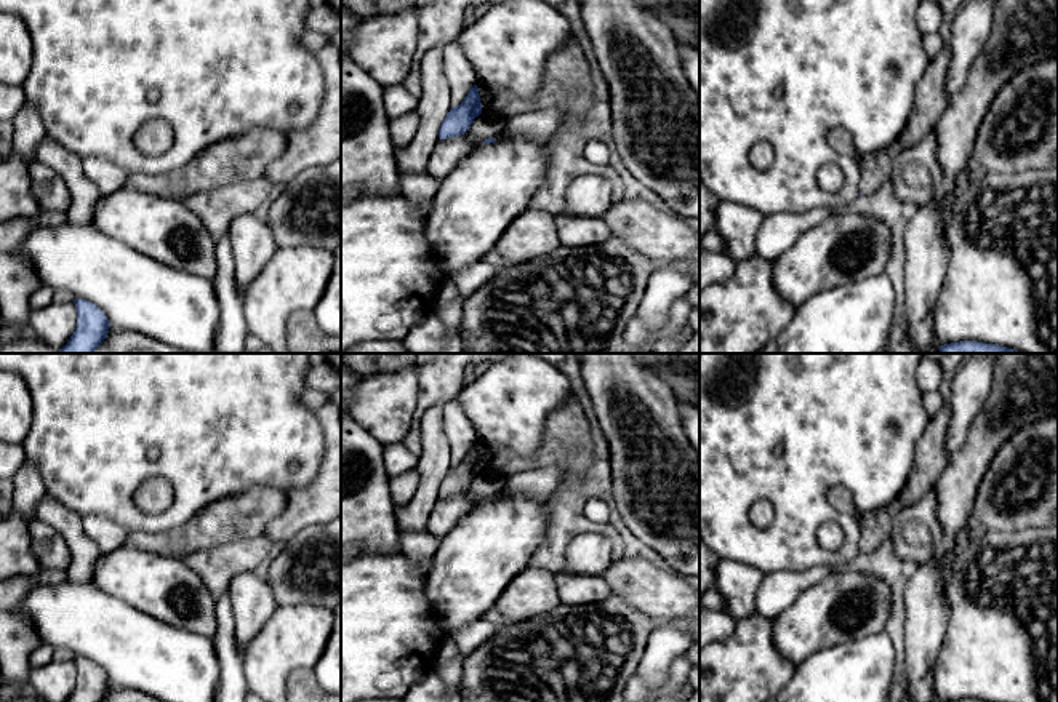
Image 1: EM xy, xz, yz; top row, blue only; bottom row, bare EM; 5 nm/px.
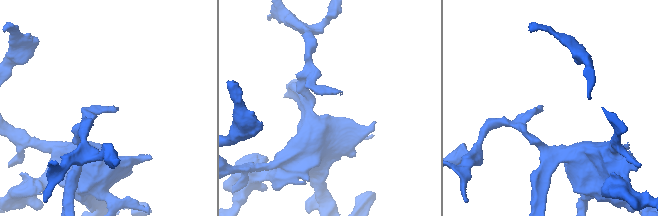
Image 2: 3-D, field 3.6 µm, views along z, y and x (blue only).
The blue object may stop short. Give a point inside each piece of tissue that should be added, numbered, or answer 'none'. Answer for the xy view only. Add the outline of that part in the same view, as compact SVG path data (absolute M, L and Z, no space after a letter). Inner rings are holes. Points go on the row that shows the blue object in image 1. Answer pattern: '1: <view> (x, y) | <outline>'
none

